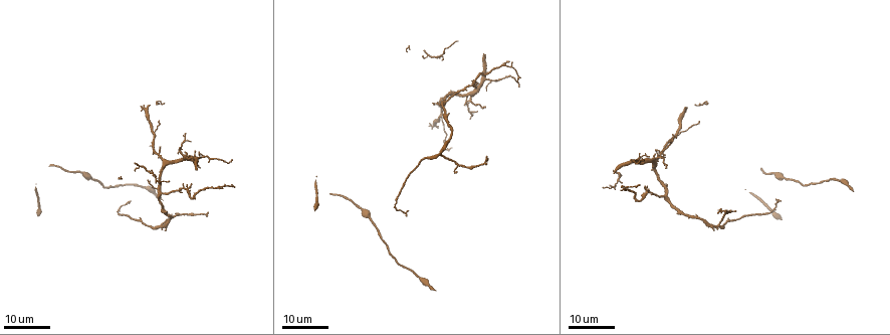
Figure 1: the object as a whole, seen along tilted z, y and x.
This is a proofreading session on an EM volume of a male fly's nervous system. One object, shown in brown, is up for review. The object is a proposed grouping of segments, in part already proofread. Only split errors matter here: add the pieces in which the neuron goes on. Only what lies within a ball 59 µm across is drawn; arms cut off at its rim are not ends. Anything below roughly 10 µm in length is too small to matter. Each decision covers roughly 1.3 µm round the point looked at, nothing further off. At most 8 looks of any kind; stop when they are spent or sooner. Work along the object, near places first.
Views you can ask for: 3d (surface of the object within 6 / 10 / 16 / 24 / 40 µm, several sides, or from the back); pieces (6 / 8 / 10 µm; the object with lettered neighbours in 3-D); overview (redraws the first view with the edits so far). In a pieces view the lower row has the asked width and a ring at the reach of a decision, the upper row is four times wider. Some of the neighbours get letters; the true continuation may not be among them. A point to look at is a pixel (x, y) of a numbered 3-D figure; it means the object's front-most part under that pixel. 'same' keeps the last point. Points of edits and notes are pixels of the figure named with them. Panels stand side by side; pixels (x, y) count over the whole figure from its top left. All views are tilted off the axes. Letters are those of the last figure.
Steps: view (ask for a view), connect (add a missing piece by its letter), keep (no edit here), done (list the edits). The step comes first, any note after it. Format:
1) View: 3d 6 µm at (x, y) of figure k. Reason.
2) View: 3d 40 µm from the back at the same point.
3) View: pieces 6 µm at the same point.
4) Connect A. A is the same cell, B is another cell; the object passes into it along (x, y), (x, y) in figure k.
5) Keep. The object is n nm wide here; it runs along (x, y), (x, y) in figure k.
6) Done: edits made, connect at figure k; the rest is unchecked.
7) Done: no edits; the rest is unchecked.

View: 3d 16 µm at (184, 157) of figure 1. Free end.

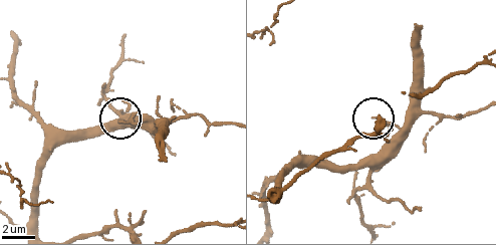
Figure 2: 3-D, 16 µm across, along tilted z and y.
View: pieces 8 µm at (122, 120) of figure 2.

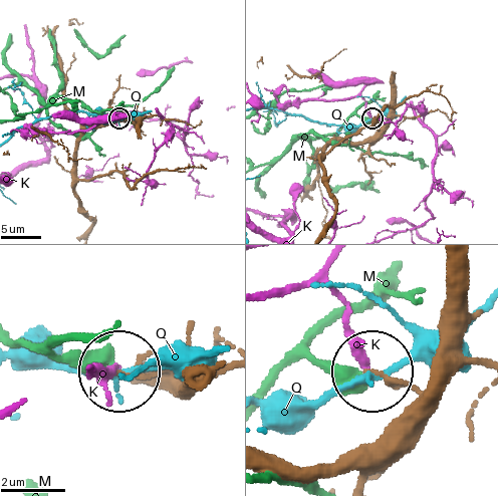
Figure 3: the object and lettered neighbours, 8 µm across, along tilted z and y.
Keep. The object is 120 nm wide here; K, M and Q are other cells; no lettered piece goes on from it.

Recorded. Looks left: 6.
View: 3d 16 µm at (208, 214) of figure 1.

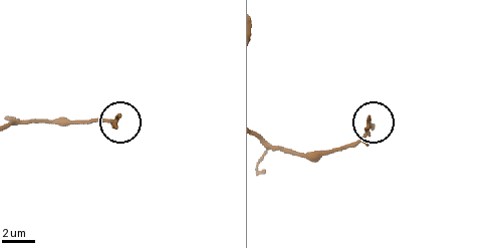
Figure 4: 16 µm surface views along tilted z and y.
View: pieces 8 µm at (369, 119) of figure 4.

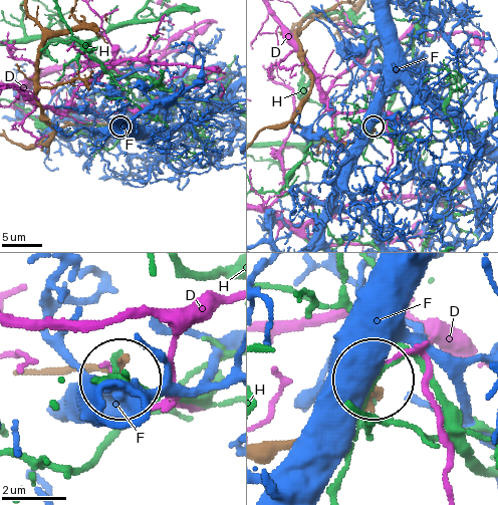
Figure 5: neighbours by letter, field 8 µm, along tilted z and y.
Keep. D, F and H are other cells; no lettered piece goes on from it.

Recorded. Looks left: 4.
View: 3d 16 µm at (664, 166) of figure 1. An open end.

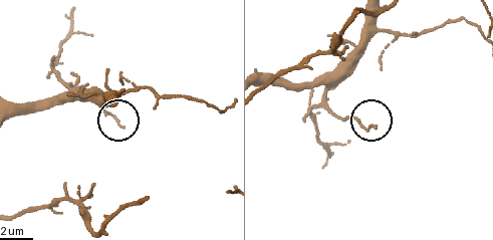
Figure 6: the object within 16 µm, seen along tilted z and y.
View: pieces 8 µm at (372, 127) of figure 6.

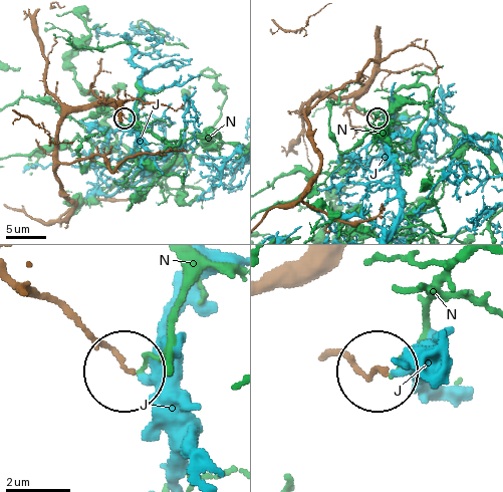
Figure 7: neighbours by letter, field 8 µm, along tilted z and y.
Keep. The object is 150 nm wide here; J and N are other cells; it runs along (22, 293), (40, 293), (73, 315), (123, 371) in figure 7; no lettered piece goes on from it.

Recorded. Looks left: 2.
View: 3d 24 µm at (184, 135) of figure 1. Tapers out.

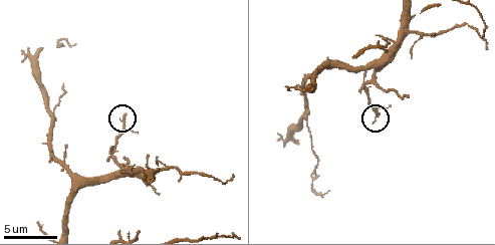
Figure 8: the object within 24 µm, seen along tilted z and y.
View: pieces 10 µm at (374, 121) of figure 8.

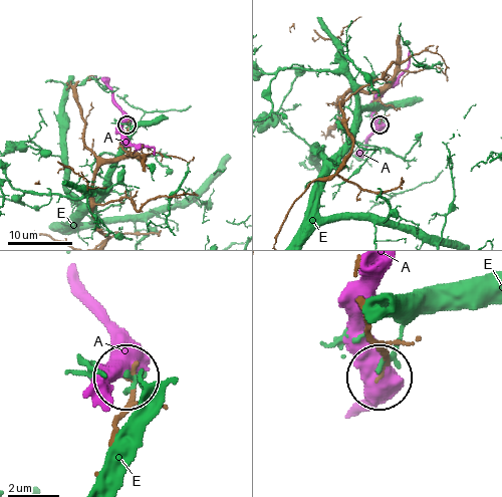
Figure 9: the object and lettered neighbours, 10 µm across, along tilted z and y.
Keep. A and E are other cells; it runs along (361, 311), (387, 355), (381, 378) in figure 9; no lettered piece goes on from it.

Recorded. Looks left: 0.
Done: no edits; the rest is unchecked.

